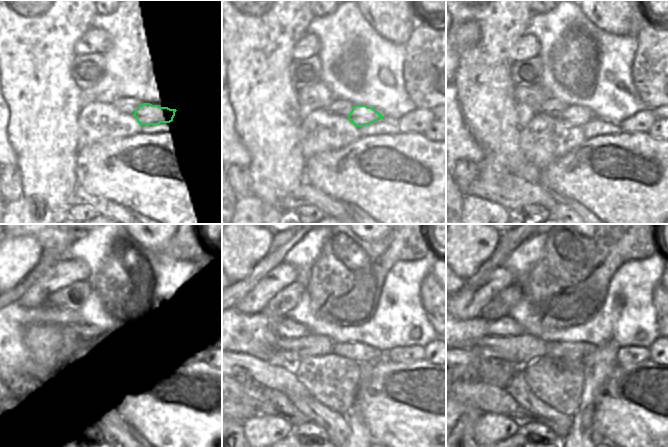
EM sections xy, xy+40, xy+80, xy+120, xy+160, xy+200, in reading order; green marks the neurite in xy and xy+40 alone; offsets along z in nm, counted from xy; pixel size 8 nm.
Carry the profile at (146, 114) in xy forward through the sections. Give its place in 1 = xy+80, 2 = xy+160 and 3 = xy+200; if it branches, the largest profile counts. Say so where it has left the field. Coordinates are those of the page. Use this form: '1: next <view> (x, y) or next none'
1: next xy+80 (576, 115)
2: next xy+160 (289, 351)
3: next xy+200 (520, 350)

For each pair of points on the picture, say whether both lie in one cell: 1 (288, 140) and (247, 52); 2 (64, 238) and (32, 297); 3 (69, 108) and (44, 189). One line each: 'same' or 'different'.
1: same
2: same
3: same

